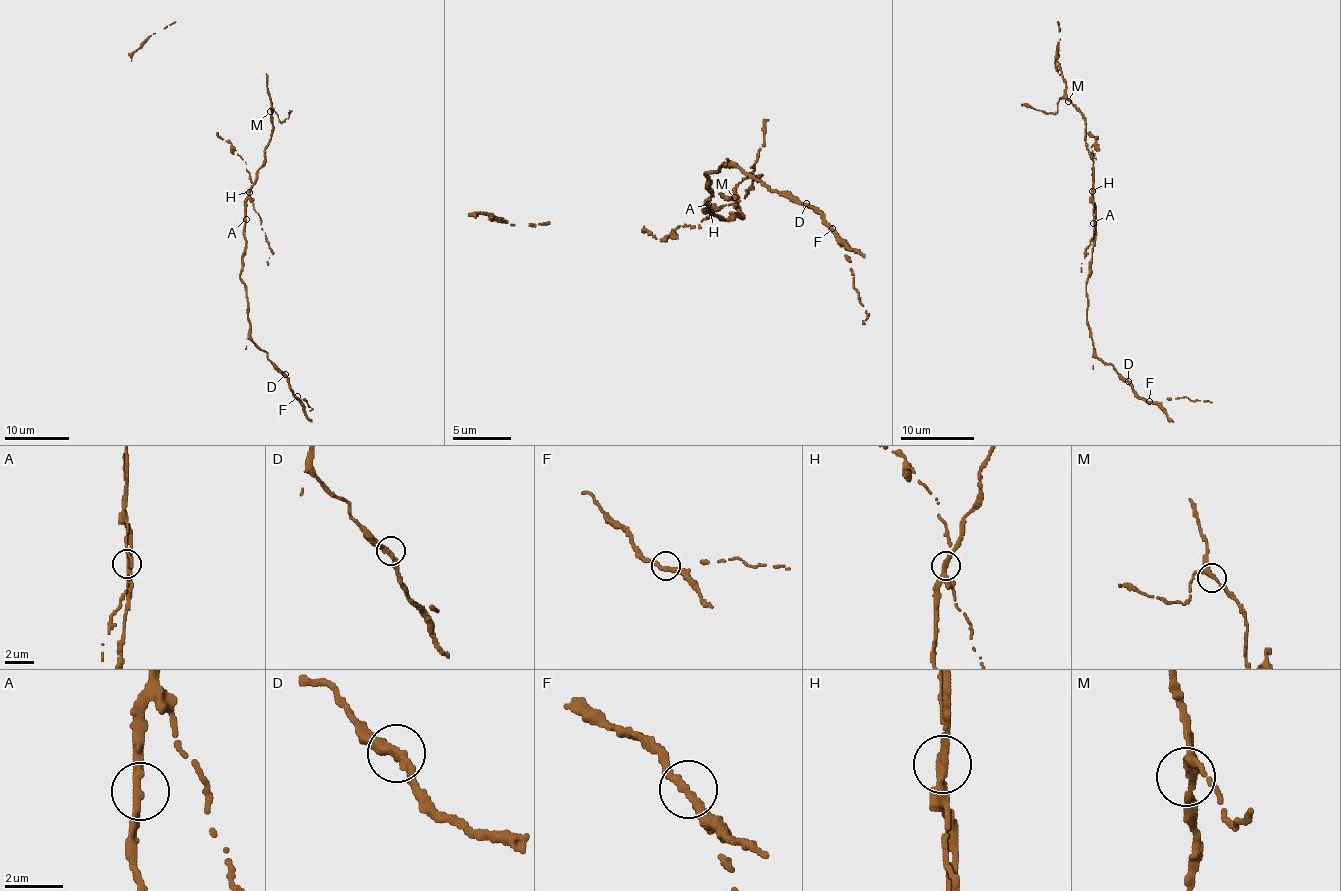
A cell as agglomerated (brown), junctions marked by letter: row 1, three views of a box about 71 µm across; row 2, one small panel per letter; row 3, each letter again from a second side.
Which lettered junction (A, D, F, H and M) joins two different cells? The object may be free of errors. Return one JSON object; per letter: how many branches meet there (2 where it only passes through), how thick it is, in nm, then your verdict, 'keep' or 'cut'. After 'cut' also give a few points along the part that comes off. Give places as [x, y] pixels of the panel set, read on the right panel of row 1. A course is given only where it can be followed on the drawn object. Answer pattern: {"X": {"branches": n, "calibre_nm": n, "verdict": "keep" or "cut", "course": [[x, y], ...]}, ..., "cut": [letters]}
{"A": {"branches": 2, "calibre_nm": 320, "verdict": "keep"}, "D": {"branches": 2, "calibre_nm": 320, "verdict": "keep"}, "F": {"branches": 2, "calibre_nm": 320, "verdict": "keep"}, "H": {"branches": 3, "calibre_nm": 240, "verdict": "cut", "course": [[1092, 191], [1093, 233], [1081, 272]]}, "M": {"branches": 3, "calibre_nm": 280, "verdict": "keep"}, "cut": ["H"]}

